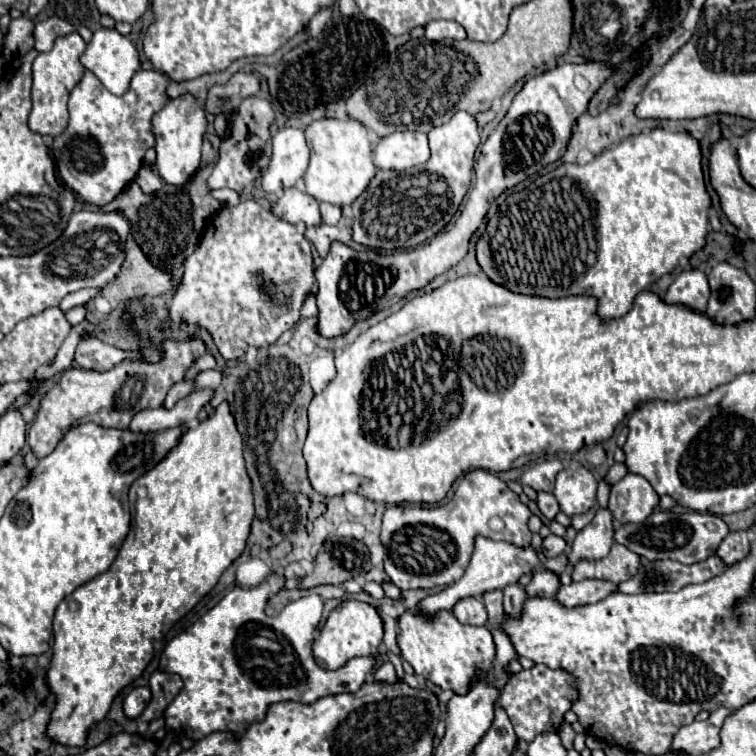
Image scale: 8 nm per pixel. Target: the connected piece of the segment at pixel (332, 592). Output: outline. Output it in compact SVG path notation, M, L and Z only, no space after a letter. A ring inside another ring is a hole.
M318 585L314 589L310 589L308 593L318 593L322 599L332 599L332 597L344 597L346 591L342 587L336 585Z

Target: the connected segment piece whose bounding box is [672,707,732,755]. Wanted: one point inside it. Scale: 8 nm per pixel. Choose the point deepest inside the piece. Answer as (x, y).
(699, 737)

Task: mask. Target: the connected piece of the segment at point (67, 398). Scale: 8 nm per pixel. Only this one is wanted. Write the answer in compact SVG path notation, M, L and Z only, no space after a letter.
M198 339L192 341L166 341L162 363L148 365L138 361L124 361L106 373L84 371L80 367L72 367L62 373L62 379L40 399L40 409L36 419L28 431L28 445L32 453L42 459L54 451L64 433L78 425L84 417L100 427L116 427L128 429L132 415L148 407L160 407L164 403L164 395L168 389L184 379L186 369L206 353L206 345Z

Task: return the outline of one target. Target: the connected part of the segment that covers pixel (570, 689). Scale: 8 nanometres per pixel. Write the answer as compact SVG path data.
M536 665L534 669L524 669L510 677L506 687L500 693L500 703L506 709L518 739L530 743L536 735L544 731L558 731L564 721L564 713L572 707L576 699L576 689L570 673L562 669L550 669L546 665Z

